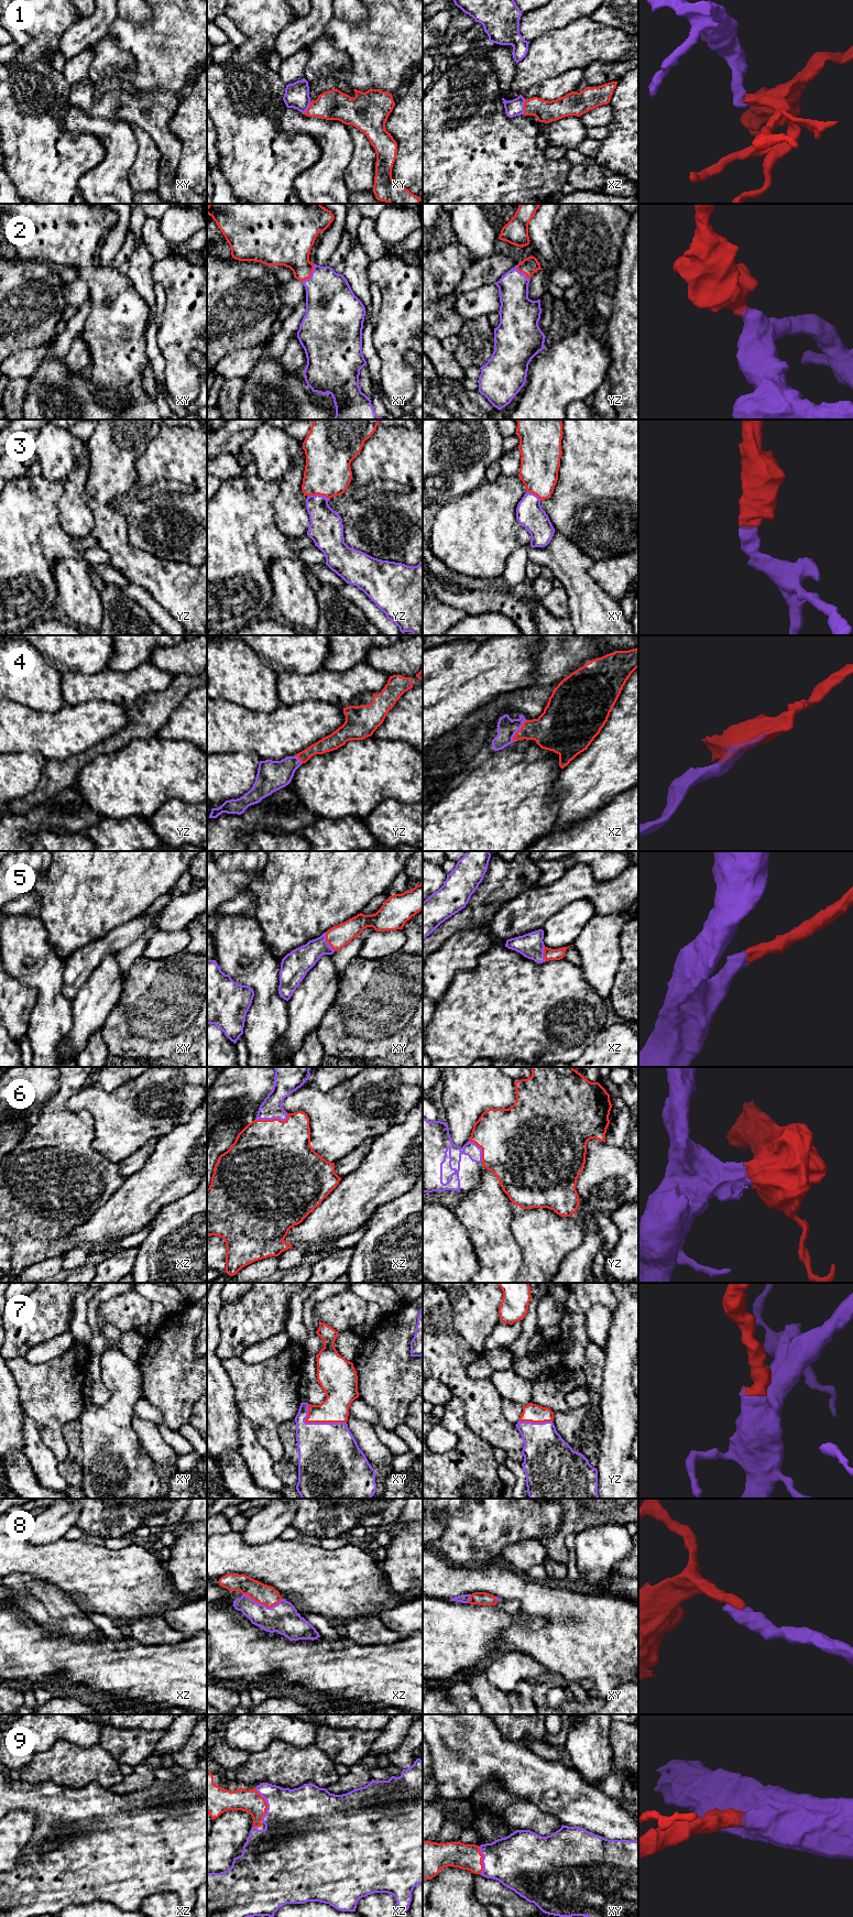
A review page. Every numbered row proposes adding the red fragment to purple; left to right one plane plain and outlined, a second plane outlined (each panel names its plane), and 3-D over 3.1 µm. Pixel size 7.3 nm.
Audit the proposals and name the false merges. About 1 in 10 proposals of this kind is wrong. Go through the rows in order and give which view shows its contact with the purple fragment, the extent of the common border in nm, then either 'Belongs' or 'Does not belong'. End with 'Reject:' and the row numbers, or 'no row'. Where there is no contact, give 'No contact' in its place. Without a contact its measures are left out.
1: Touches purple in xz. Shared border 110 nm. Belongs
2: Touches purple in xy. Shared border 160 nm. Belongs
3: Touches purple in yz. Shared border 170 nm. Belongs
4: Touches purple in xz. Shared border 190 nm. Belongs
5: Touches purple in xy. Shared border 150 nm. Belongs
6: Touches purple in xz. Shared border 240 nm. Belongs
7: Touches purple in xy. Shared border 320 nm. Belongs
8: Touches purple in xz. Shared border 300 nm. Belongs
9: Touches purple in xz. Shared border 260 nm. Belongs
Reject: no row

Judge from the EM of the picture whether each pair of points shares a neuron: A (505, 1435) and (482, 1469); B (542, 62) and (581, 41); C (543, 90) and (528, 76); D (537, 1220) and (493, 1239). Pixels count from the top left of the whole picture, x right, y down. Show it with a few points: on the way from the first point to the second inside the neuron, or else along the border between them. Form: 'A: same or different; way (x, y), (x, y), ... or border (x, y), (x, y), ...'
A: different; border (472, 1431), (493, 1448)
B: same; way (551, 54), (562, 48), (571, 47)
C: different; border (560, 74), (538, 82), (520, 94)
D: different; border (514, 1215), (511, 1232), (521, 1255)

